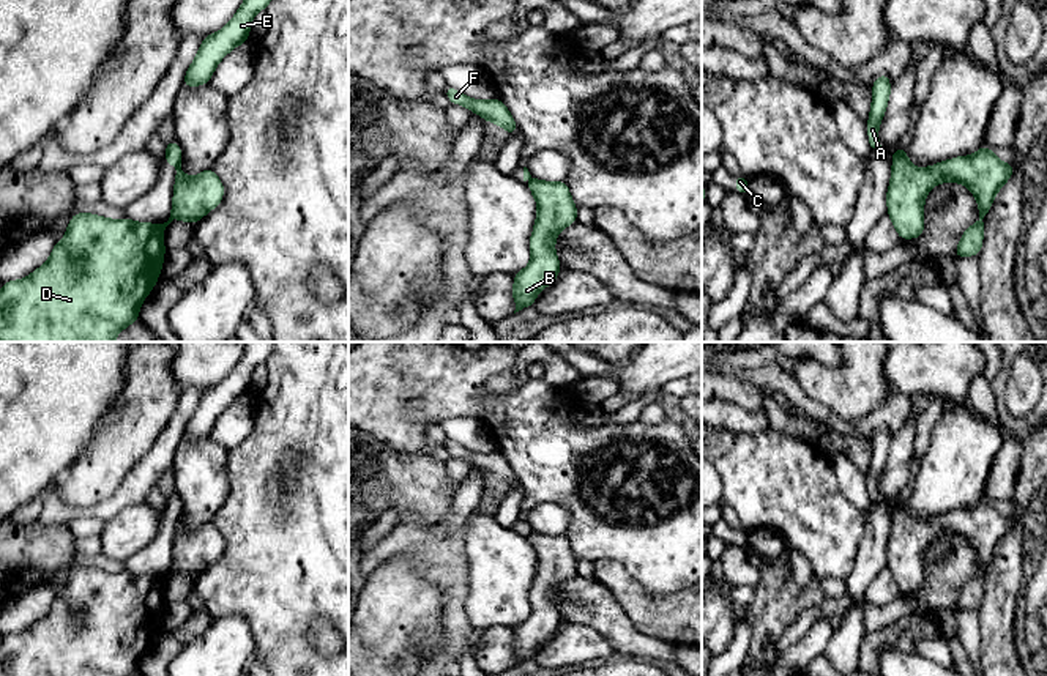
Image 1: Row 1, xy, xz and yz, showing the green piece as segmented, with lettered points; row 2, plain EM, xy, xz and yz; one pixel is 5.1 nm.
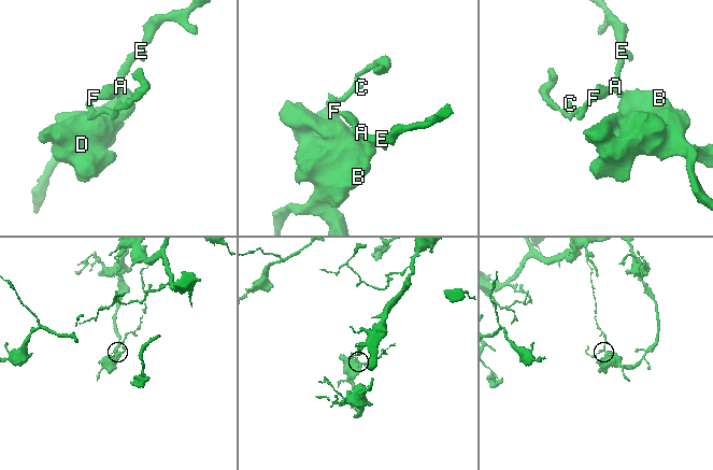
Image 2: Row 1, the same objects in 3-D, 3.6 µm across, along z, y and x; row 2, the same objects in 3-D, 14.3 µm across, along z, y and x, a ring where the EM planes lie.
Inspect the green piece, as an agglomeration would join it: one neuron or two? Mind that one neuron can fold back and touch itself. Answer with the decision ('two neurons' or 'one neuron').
two neurons

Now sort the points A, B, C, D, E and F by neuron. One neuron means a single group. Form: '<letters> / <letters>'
A C E F / B D

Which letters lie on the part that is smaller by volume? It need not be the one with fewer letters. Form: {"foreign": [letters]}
{"foreign": ["A", "C", "E", "F"]}

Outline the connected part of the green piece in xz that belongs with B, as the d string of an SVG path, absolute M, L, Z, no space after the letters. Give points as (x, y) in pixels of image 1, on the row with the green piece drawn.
M531 178L527 186L538 203L538 213L528 240L531 260L512 276L514 314L533 306L538 299L536 293L557 279L561 263L555 254L555 238L563 228L577 222L577 205L571 199L566 181Z

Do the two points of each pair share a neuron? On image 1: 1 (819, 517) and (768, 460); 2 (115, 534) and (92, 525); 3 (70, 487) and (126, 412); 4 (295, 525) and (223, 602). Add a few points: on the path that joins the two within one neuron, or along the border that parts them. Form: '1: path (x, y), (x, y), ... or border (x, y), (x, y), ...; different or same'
1: path (804, 503), (776, 475); same
2: border (106, 522), (100, 533); different
3: path (89, 468), (126, 430); same
4: path (281, 544), (242, 583); same

